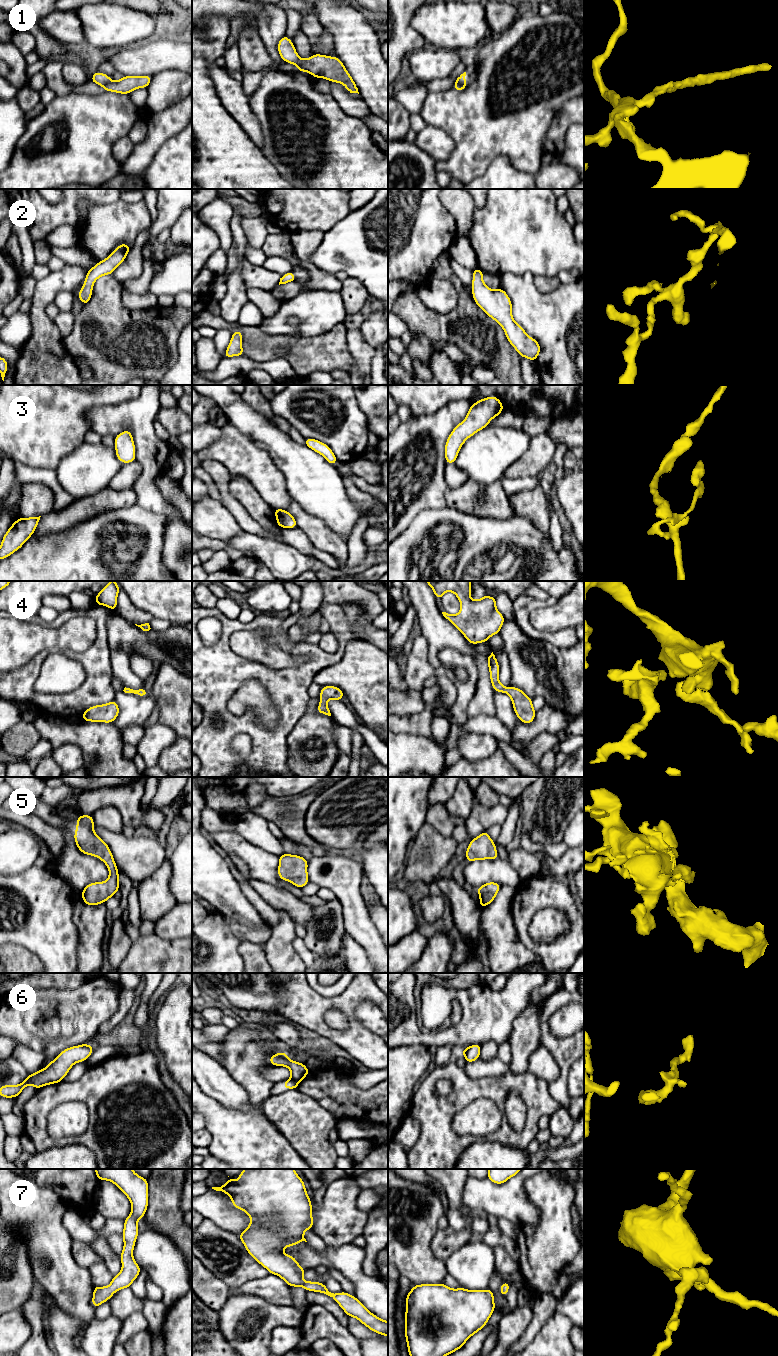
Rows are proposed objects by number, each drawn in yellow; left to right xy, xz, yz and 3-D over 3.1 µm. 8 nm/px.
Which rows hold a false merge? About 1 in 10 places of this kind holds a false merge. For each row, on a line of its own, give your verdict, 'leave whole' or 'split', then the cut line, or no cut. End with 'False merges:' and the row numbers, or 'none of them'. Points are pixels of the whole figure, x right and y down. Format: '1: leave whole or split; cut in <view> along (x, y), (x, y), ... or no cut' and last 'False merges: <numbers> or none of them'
1: split; cut in xz along (300, 58), (300, 67), (303, 70)
2: leave whole; no cut
3: leave whole; no cut
4: leave whole; no cut
5: leave whole; no cut
6: leave whole; no cut
7: leave whole; no cut
False merges: 1

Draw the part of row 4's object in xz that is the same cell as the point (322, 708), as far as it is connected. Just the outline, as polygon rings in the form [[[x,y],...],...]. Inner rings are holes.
[[[323,686],[320,692],[320,703],[316,712],[331,716],[327,701],[329,699],[342,701],[343,696],[344,692],[339,687]]]

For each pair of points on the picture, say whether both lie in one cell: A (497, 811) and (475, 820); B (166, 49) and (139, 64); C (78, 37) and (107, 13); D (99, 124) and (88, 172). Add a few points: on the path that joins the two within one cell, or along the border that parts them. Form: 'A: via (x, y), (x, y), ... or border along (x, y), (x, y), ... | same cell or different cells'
A: via (492, 816), (484, 817), (480, 820) | same cell
B: via (159, 56), (146, 60) | same cell
C: border along (75, 11), (85, 41) | different cells
D: via (88, 136), (88, 160) | same cell

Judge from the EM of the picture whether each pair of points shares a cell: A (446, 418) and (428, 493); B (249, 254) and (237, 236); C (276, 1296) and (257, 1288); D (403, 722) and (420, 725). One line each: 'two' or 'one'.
A: one
B: two
C: one
D: one

